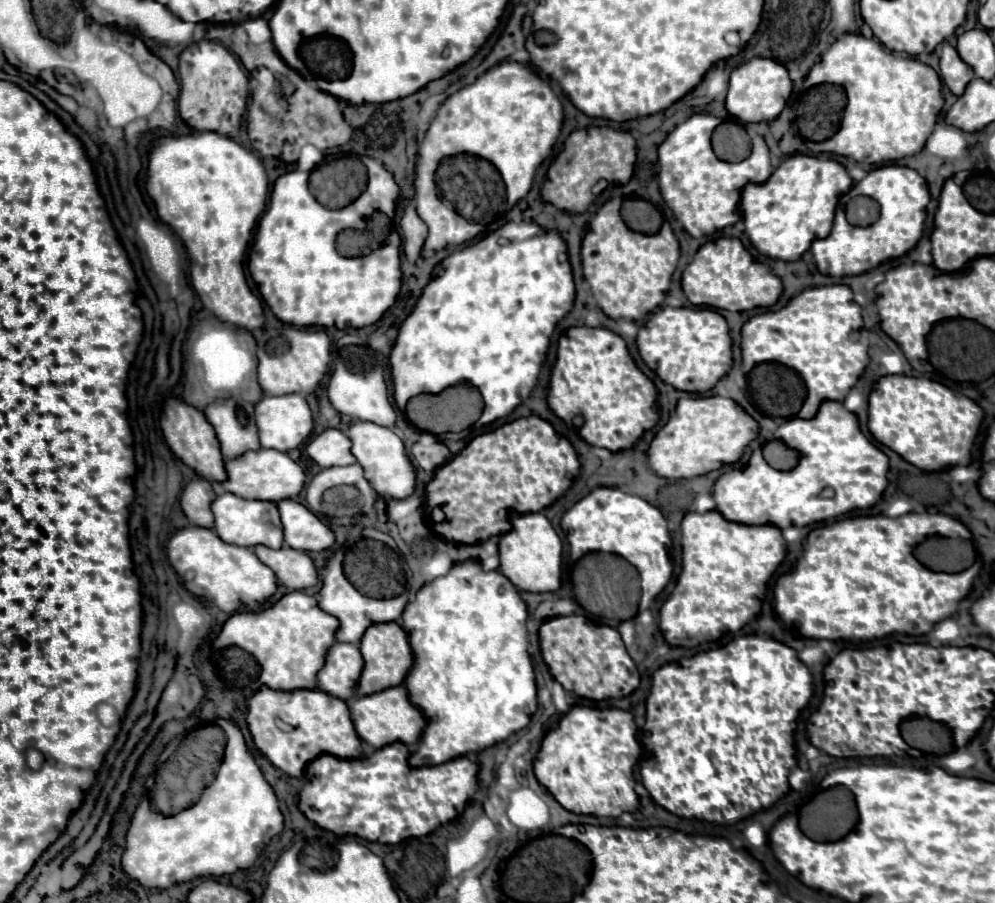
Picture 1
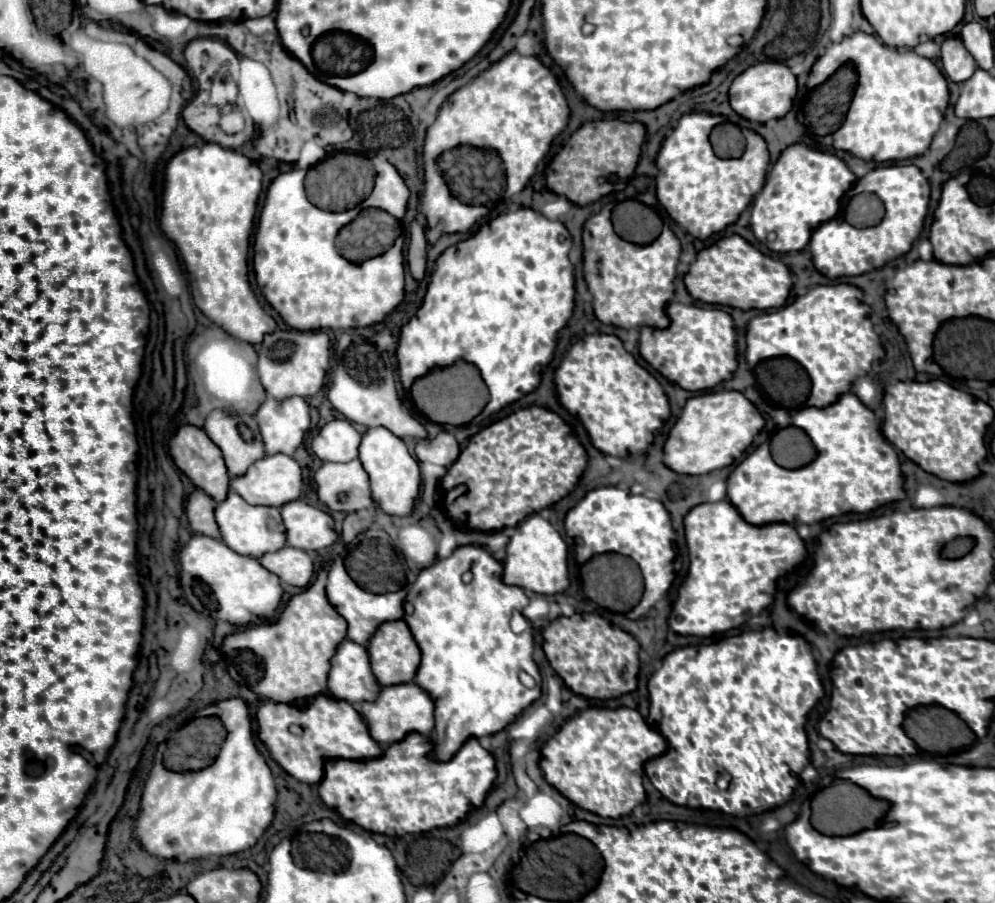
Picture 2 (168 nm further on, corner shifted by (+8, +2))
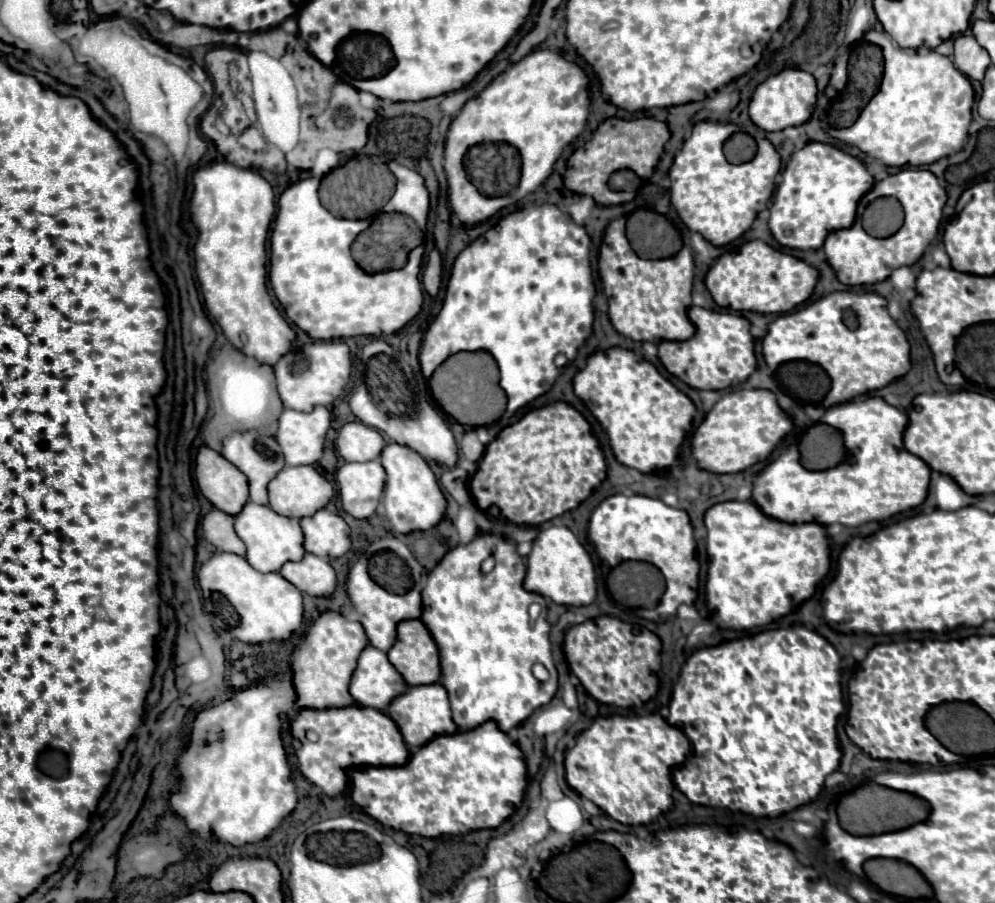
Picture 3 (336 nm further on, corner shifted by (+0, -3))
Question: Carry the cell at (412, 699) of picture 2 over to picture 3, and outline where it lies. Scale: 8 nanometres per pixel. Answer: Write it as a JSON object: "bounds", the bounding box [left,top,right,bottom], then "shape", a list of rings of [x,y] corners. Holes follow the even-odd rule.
{"bounds":[386,684,458,748],"shape":[[[426,684],[426,686],[412,686],[398,698],[390,702],[386,708],[386,714],[396,722],[404,742],[410,748],[420,748],[422,744],[430,742],[434,736],[444,736],[444,734],[454,734],[458,732],[456,724],[452,722],[452,712],[450,712],[450,702],[448,694],[442,684]]]}

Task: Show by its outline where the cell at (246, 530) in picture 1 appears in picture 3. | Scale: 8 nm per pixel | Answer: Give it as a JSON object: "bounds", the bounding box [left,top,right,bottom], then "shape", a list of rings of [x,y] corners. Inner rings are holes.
{"bounds":[234,502,304,572],"shape":[[[246,502],[242,512],[234,516],[234,530],[246,544],[246,560],[252,568],[260,572],[278,572],[284,562],[300,560],[304,556],[302,548],[302,528],[298,518],[286,518],[270,510],[268,506]]]}

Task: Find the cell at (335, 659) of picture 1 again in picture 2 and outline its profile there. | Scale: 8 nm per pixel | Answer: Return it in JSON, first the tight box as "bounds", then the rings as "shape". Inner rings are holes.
{"bounds":[328,639,382,703],"shape":[[[344,639],[332,657],[328,689],[336,699],[348,703],[364,703],[378,697],[382,685],[370,669],[370,655],[364,645]]]}

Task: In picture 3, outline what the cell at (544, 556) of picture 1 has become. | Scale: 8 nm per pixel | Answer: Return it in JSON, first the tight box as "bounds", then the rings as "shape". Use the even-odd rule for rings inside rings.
{"bounds":[524,526,596,606],"shape":[[[544,526],[532,542],[526,558],[524,590],[542,594],[544,598],[564,606],[586,606],[596,596],[596,574],[588,552],[566,526]]]}

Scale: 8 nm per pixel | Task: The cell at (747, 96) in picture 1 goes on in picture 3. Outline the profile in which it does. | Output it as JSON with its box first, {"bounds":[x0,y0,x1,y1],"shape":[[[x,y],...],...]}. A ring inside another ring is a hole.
{"bounds":[748,68,816,132],"shape":[[[786,68],[778,74],[768,76],[762,84],[756,86],[750,104],[748,104],[748,114],[756,126],[762,130],[774,132],[774,130],[784,130],[788,126],[800,126],[804,124],[816,104],[816,80],[812,74],[804,70],[794,70]]]}

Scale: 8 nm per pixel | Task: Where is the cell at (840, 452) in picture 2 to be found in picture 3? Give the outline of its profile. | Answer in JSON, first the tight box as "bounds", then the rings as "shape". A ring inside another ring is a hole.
{"bounds":[752,396,930,526],"shape":[[[866,396],[826,410],[820,422],[824,424],[816,424],[804,432],[798,449],[796,445],[786,448],[756,476],[752,484],[752,502],[766,516],[786,524],[816,522],[826,526],[836,522],[860,526],[886,520],[924,502],[930,468],[902,446],[902,432],[908,424],[904,412],[878,396]],[[834,428],[840,430],[842,436],[834,432]],[[800,464],[806,470],[802,470]]]}

